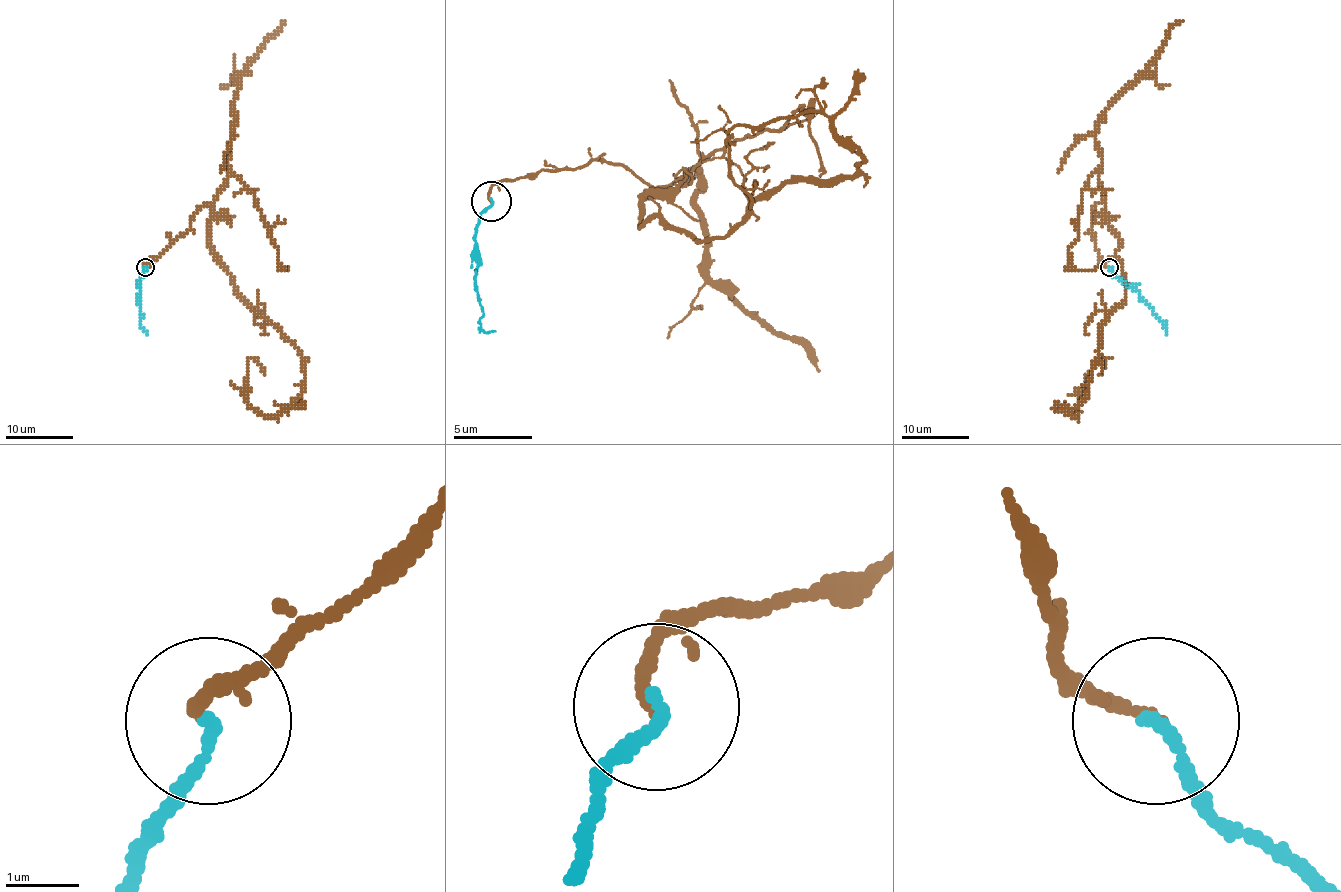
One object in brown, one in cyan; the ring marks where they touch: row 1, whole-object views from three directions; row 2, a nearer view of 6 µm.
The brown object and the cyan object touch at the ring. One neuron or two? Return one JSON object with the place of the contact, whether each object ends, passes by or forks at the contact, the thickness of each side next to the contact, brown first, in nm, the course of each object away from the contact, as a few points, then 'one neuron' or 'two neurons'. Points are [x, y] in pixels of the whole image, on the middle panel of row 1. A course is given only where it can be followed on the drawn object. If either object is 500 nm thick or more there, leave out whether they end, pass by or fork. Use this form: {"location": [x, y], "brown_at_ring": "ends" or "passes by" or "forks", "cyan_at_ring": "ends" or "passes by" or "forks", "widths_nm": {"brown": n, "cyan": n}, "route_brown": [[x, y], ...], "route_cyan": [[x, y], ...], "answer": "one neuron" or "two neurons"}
{"location": [491, 201], "brown_at_ring": "ends", "cyan_at_ring": "ends", "widths_nm": {"brown": 150, "cyan": 160}, "route_brown": [[492, 202], [599, 158], [697, 241], [863, 162], [807, 111], [729, 131], [729, 174], [768, 178]], "route_cyan": [[492, 202], [476, 221], [476, 269], [480, 328], [496, 332]], "answer": "one neuron"}

